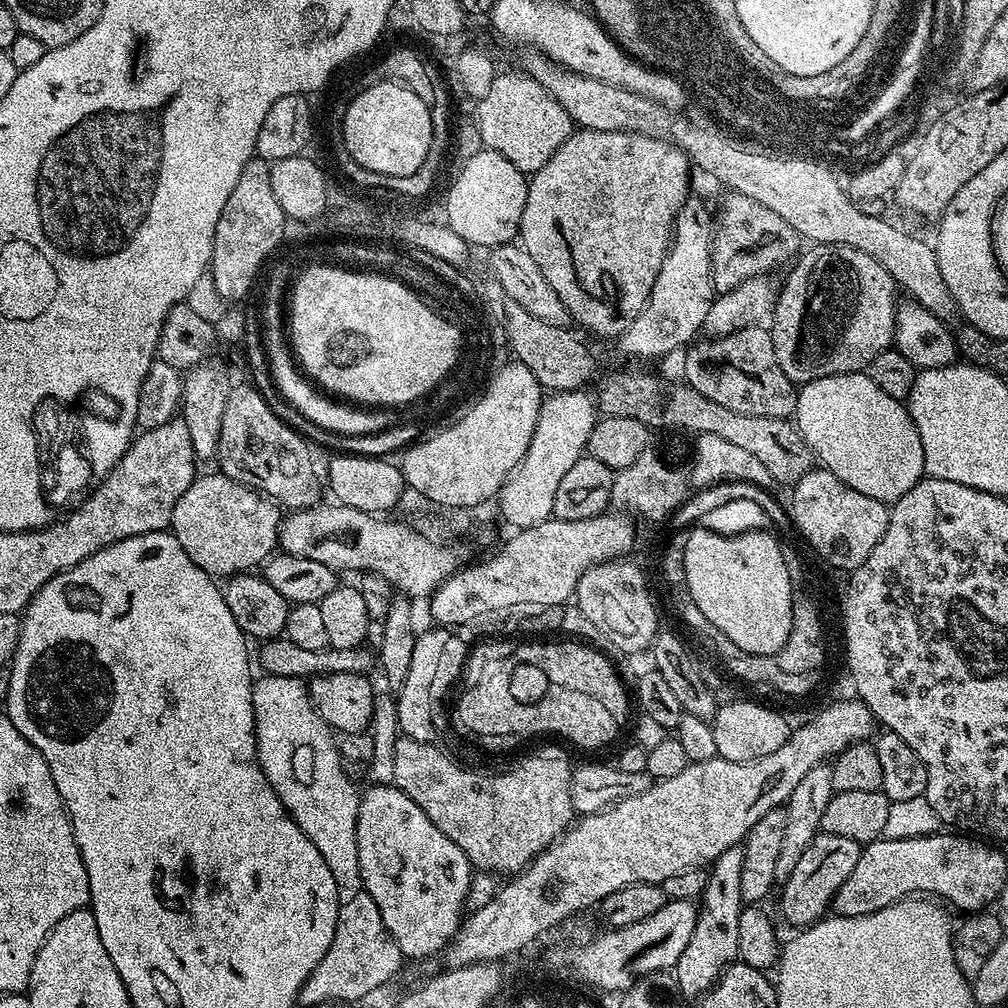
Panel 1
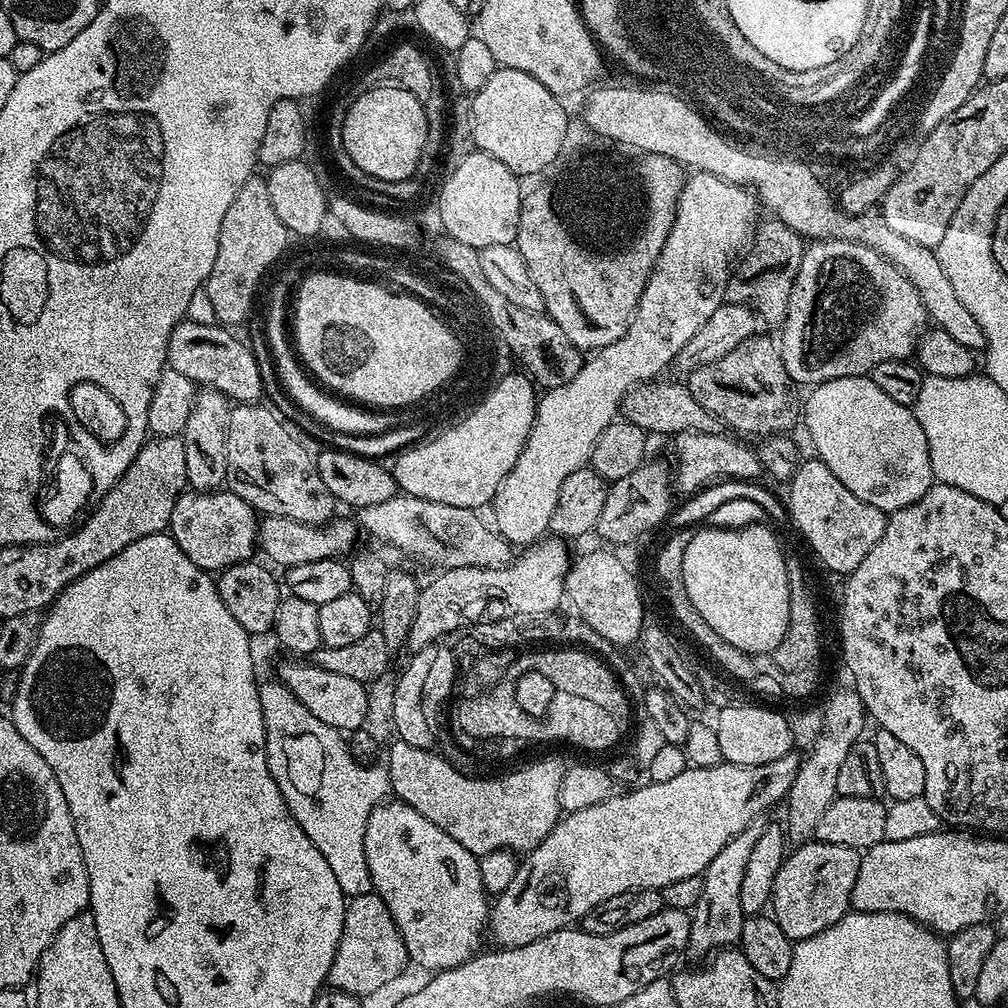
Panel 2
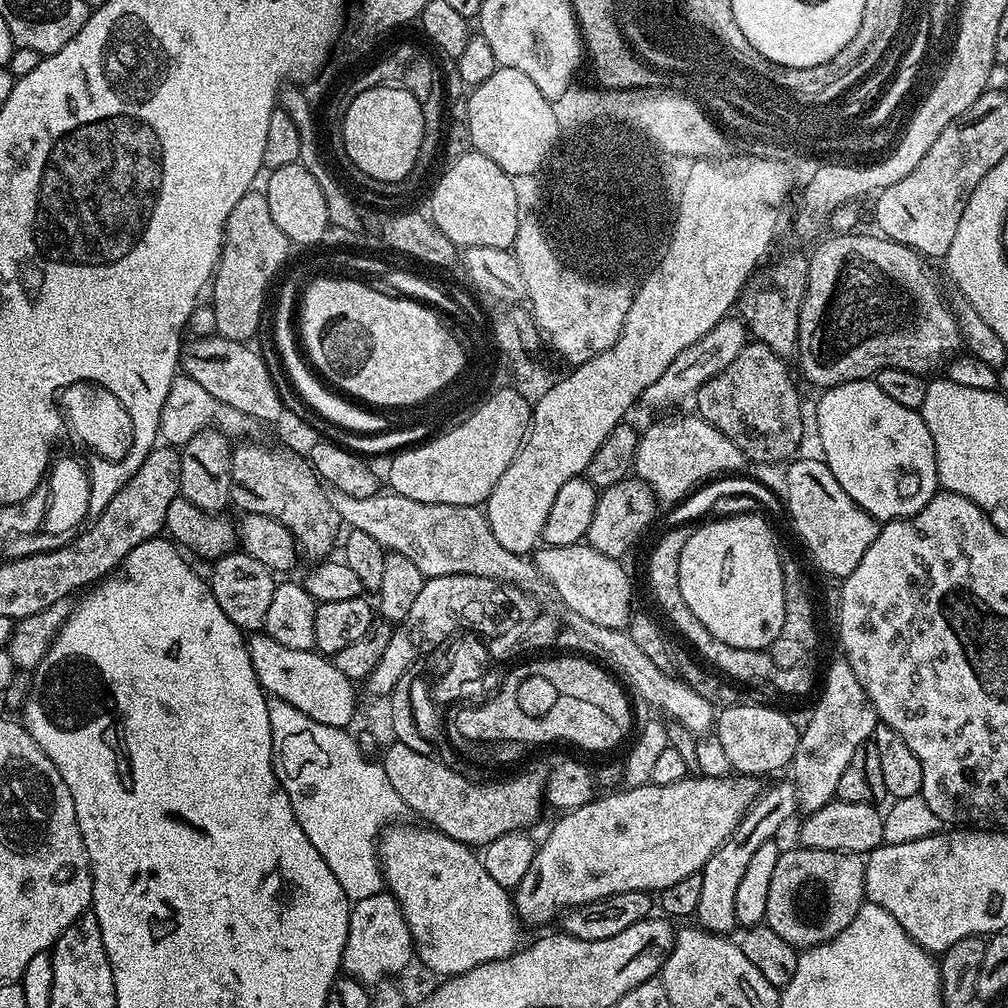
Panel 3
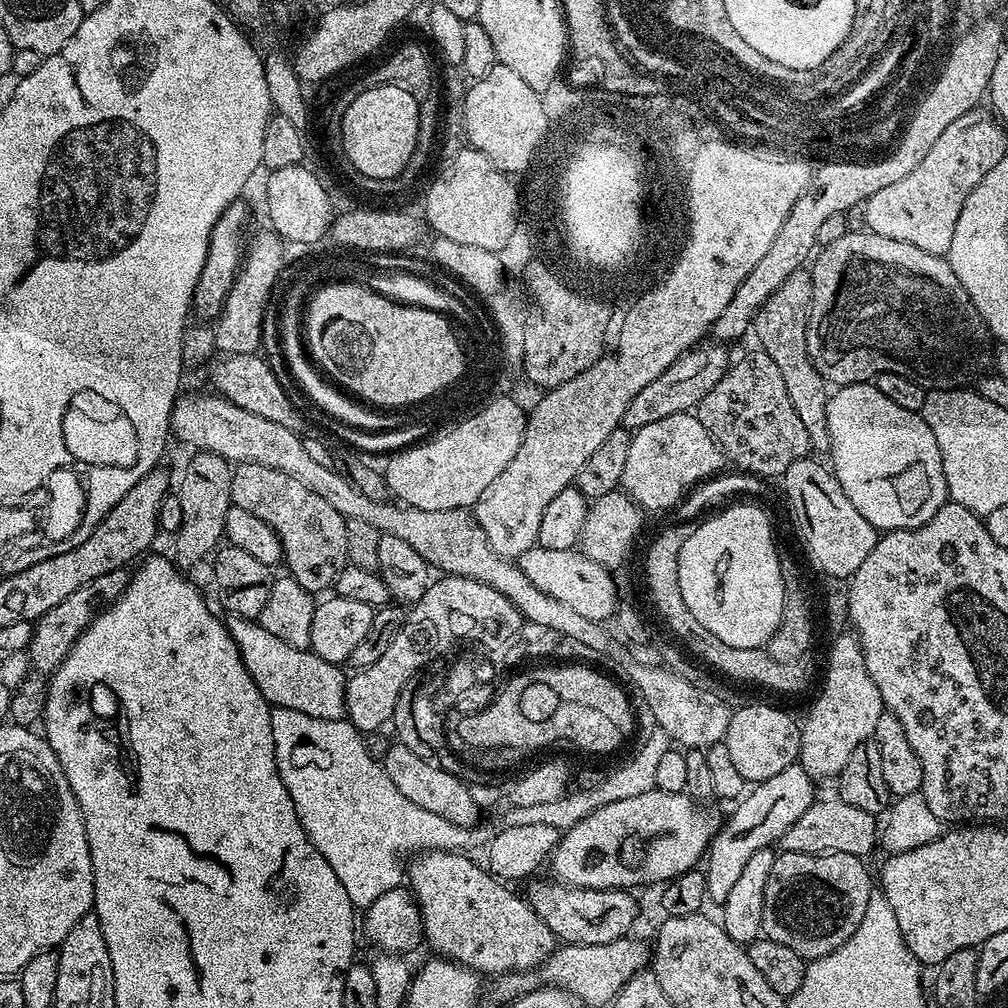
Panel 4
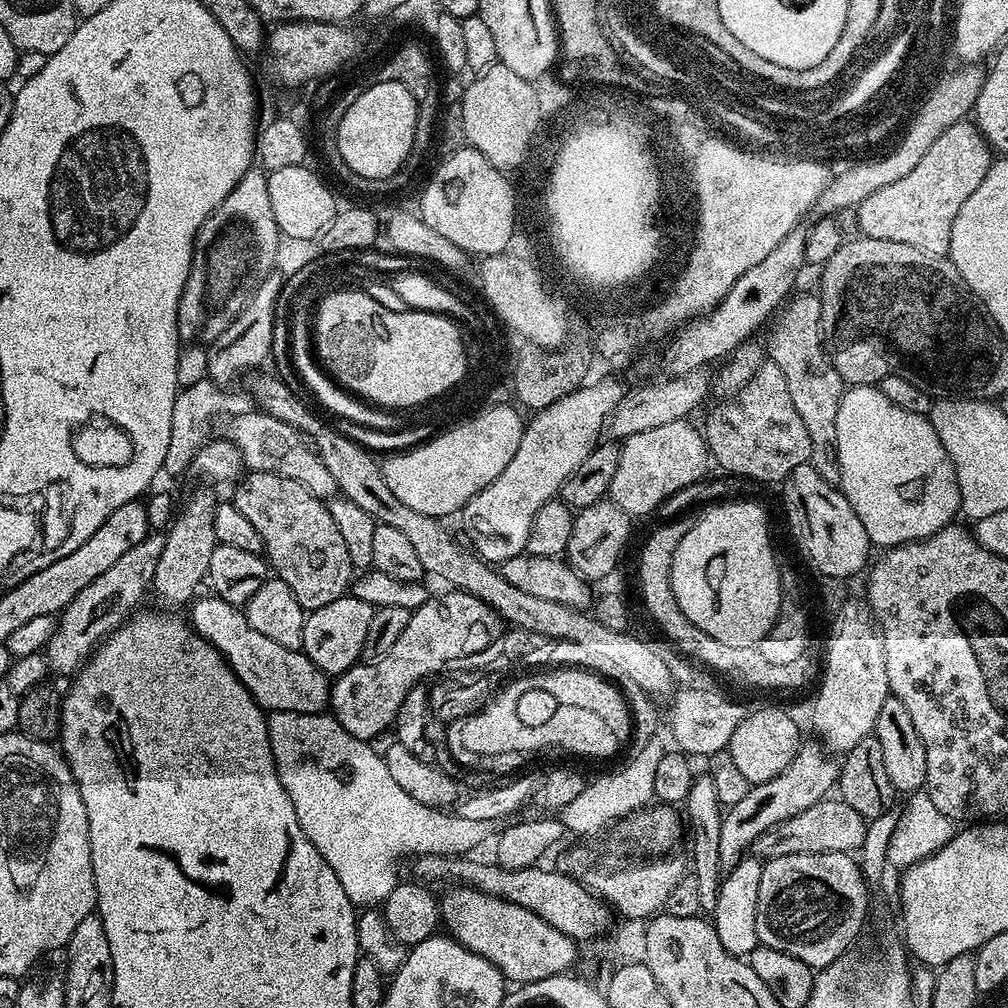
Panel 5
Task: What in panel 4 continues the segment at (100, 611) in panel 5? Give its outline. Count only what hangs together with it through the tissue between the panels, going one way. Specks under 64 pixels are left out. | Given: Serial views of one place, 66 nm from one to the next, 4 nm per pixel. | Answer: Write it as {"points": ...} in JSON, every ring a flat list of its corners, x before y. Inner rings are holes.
{"points":[[124,568,110,570,110,574,102,574,102,578,94,578,94,582,86,582,86,586,78,586,74,594,62,598,54,610,46,610,39,620,32,625,32,637,26,649,29,665,37,673,51,674,66,658,68,651,74,646,76,639,87,630,96,613,113,600,119,600,124,588,128,585,129,573]]}

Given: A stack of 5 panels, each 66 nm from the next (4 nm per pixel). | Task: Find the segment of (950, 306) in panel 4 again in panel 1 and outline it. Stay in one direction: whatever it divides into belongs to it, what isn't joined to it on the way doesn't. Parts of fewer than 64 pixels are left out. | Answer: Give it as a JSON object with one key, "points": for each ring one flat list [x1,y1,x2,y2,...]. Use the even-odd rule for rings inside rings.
{"points":[[818,244,809,249,804,257,801,255,791,265,792,273,785,278,784,284,782,280,779,285,776,307,770,313,770,331,774,354,778,354,778,366,782,366,797,385,809,384,814,378,867,370,878,354,893,347,896,335,898,285,885,268,878,266,870,254,850,246]]}

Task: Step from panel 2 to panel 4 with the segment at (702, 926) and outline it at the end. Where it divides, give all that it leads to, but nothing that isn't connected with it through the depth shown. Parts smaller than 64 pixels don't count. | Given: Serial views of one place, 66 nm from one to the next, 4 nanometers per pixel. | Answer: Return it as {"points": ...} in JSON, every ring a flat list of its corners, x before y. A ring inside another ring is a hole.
{"points":[[800,763,786,766,782,774,774,774,774,778,766,778,761,784,755,785,735,805,736,809,728,816,724,825,715,829,711,844,706,853,706,865,703,869,706,878,706,890,708,900,723,906,726,902,726,894,738,883,738,877,746,867,746,862,758,850,775,845,810,810,810,806,817,799,817,785,812,777,806,774,806,770],[752,792,752,793,751,793],[741,803,741,804,740,804],[740,804,740,805,739,805]]}

